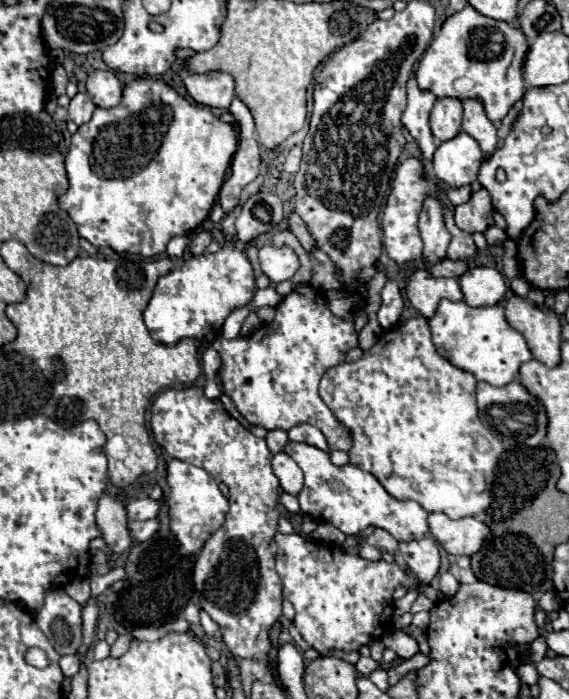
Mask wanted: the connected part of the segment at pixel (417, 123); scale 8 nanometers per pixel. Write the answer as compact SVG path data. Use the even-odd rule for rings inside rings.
M412 75L408 81L408 105L406 105L406 111L402 115L402 125L416 139L420 153L422 153L422 159L426 159L426 161L432 159L434 151L440 145L434 139L434 135L430 133L430 125L428 125L428 115L430 115L434 101L436 101L436 97L430 91L418 89L414 75Z

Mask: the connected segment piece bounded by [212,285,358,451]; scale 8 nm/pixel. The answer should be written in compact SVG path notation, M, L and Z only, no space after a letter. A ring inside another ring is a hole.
M296 285L294 291L290 295L286 295L280 301L280 305L276 307L276 317L274 319L276 321L272 321L266 327L256 329L248 337L238 337L238 339L232 339L232 341L230 339L216 339L212 343L212 347L222 357L218 377L222 381L224 393L234 401L236 409L242 413L242 417L248 423L256 425L256 427L264 427L268 431L272 431L272 429L288 431L296 425L310 423L310 425L318 427L324 433L330 451L336 451L336 449L348 451L350 445L352 445L350 435L348 435L346 427L332 415L332 411L320 399L318 383L330 367L338 365L338 363L344 363L344 355L346 355L348 349L358 345L352 321L336 317L328 309L326 299L310 285Z

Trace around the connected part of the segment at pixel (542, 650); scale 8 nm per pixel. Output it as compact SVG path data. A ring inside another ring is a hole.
M536 637L532 643L530 643L530 649L532 649L532 663L536 663L536 661L540 661L544 655L546 655L546 649L548 649L548 645L546 645L546 641L542 639L542 637Z

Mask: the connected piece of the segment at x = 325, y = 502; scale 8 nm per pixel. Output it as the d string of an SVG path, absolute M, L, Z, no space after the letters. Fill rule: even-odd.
M290 441L284 453L288 453L304 473L304 487L298 493L300 511L316 521L328 521L346 535L356 535L364 527L382 527L398 541L422 539L428 533L428 511L424 511L416 501L394 499L374 475L364 473L360 467L336 467L330 463L328 453L304 443Z

